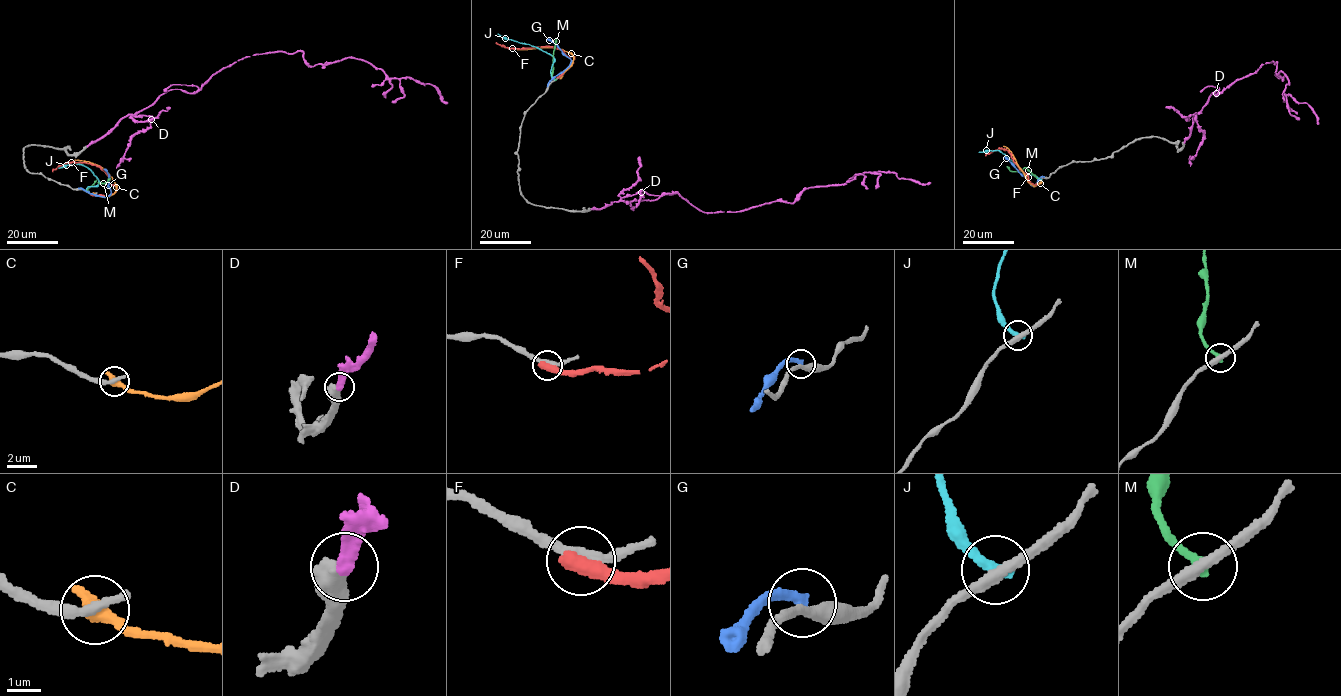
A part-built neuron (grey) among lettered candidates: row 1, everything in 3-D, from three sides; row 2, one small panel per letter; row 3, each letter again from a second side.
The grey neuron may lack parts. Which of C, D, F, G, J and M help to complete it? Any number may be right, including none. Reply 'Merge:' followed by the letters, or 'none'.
Merge: D

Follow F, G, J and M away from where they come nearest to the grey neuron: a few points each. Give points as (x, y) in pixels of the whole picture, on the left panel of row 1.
F: (91, 194), (110, 195), (115, 191), (98, 166), (67, 162), (52, 172)
G: (78, 188), (103, 197), (110, 194), (109, 176), (103, 169)
J: (87, 191), (88, 186), (96, 186), (99, 181), (86, 167), (63, 165), (58, 168)
M: (88, 192), (97, 179), (105, 183), (110, 178)

